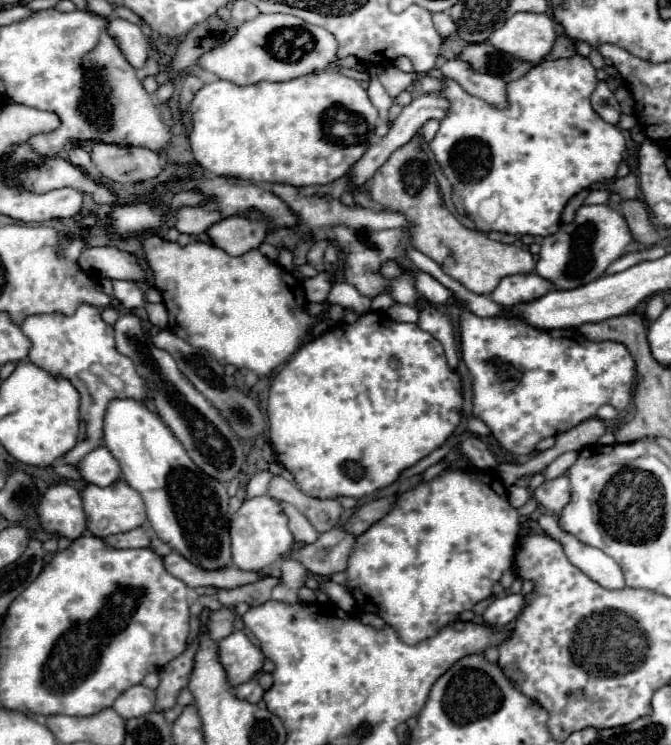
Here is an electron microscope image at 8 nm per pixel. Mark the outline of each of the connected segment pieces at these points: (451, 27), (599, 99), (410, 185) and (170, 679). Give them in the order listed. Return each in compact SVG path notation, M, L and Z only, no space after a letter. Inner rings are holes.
M436 13L436 15L434 15L434 27L438 29L438 33L440 33L442 39L448 39L448 37L456 31L454 21L452 21L446 13Z
M600 81L596 91L592 93L592 107L598 115L604 117L604 121L614 123L614 125L620 121L620 115L622 115L620 105L604 81Z
M416 135L412 141L408 141L390 155L390 159L382 165L382 169L378 169L378 173L374 173L374 177L366 183L366 191L384 209L404 213L412 225L410 229L412 247L416 247L420 253L436 261L446 275L460 281L472 293L490 295L502 277L514 273L532 273L536 263L526 249L492 241L480 231L466 229L454 217L454 213L446 207L442 199L432 169L434 165L430 163L428 155L422 149L420 135Z
M194 641L192 647L188 647L182 655L178 655L174 661L170 661L160 671L158 701L156 701L156 711L158 713L162 713L166 709L172 709L176 705L176 695L180 693L180 689L188 685L188 679L190 679L190 673L192 673L192 663L194 663L196 647L198 647L198 641Z

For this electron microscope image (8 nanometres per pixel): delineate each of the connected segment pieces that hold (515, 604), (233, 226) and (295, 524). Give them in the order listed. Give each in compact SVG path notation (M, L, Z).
M510 593L510 595L504 595L504 597L496 597L494 603L484 611L482 619L488 625L504 627L518 617L522 607L524 607L524 597L522 595L512 595Z
M226 217L208 227L210 241L228 255L244 255L256 249L268 233L268 223L256 217Z
M280 503L282 505L282 511L286 513L288 517L288 525L290 525L290 531L294 535L294 541L304 541L304 543L314 543L318 539L318 533L316 529L310 525L310 521L298 511L294 509L292 505L286 505L286 503Z

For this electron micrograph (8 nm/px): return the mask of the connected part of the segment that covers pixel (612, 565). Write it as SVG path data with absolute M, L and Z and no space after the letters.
M542 515L538 519L538 523L540 523L540 527L546 533L550 533L556 541L562 543L564 553L570 559L570 563L576 565L590 579L594 579L596 583L600 583L606 589L622 589L624 587L622 569L618 567L618 563L612 557L608 557L600 549L590 547L590 545L584 545L576 537L564 533L560 529L558 519L554 515Z

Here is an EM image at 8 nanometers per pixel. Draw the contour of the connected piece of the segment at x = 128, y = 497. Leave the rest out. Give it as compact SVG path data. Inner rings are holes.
M116 481L110 487L98 487L98 485L86 485L82 491L82 505L86 513L86 527L96 537L106 537L114 533L126 533L130 529L142 527L146 523L144 503L138 491L134 491L126 481Z

